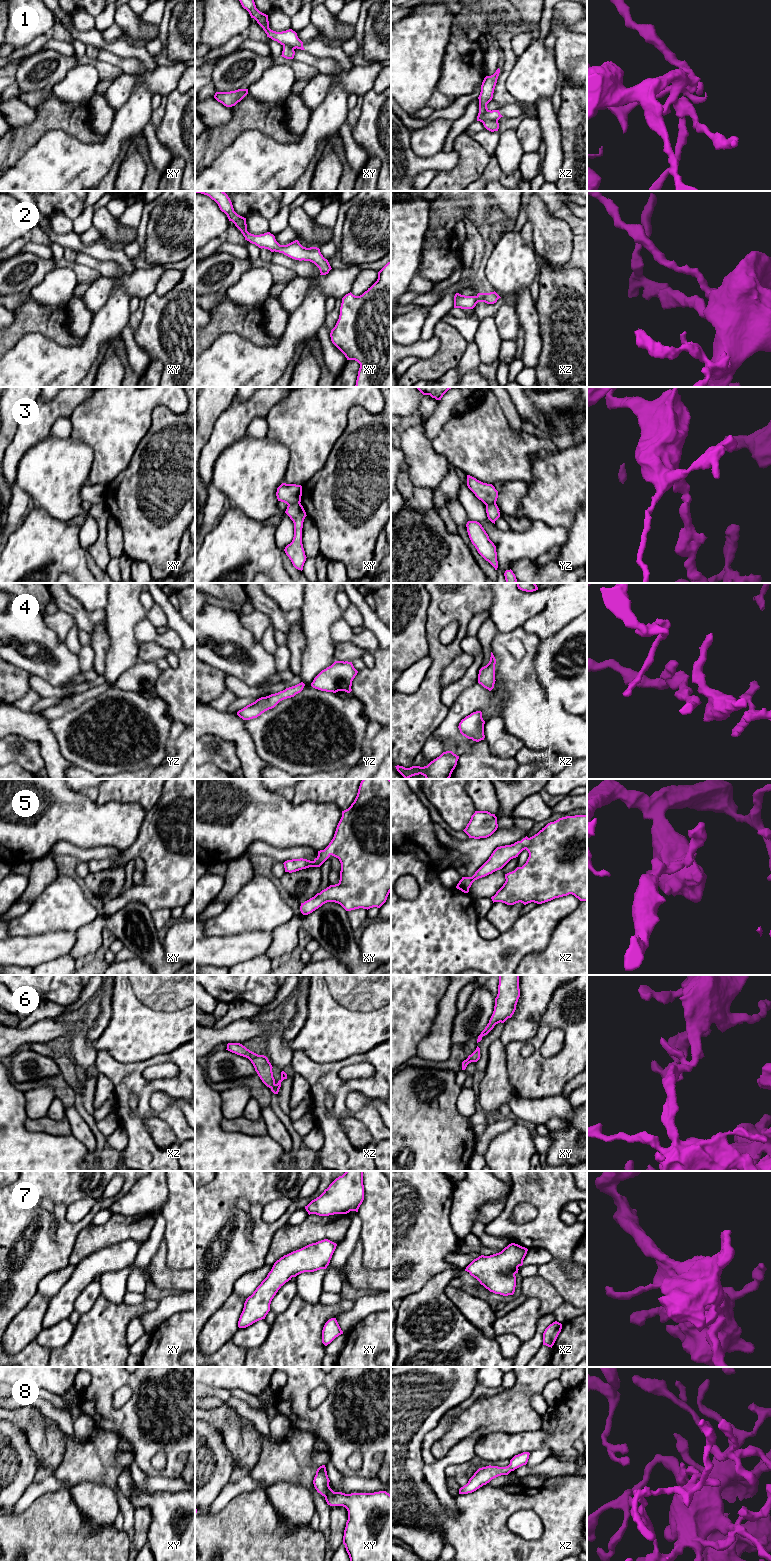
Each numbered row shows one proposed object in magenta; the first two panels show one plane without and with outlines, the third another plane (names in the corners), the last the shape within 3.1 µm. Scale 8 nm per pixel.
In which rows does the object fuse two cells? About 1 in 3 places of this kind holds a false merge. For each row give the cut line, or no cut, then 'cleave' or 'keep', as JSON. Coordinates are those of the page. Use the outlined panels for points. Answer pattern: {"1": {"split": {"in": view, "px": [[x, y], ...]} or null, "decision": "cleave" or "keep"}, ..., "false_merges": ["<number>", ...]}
{"1": {"split": {"in": "xz", "px": [[483, 113], [485, 117], [497, 120]]}, "decision": "cleave"}, "2": {"split": null, "decision": "keep"}, "3": {"split": {"in": "xy", "px": [[299, 502], [288, 505]]}, "decision": "cleave"}, "4": {"split": null, "decision": "keep"}, "5": {"split": null, "decision": "keep"}, "6": {"split": null, "decision": "keep"}, "7": {"split": null, "decision": "keep"}, "8": {"split": null, "decision": "keep"}, "false_merges": ["1", "3"]}

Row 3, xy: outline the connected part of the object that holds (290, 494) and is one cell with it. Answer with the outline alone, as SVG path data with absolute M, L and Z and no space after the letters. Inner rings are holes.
M282 483L277 488L276 496L278 501L284 502L287 505L300 503L302 496L302 486Z

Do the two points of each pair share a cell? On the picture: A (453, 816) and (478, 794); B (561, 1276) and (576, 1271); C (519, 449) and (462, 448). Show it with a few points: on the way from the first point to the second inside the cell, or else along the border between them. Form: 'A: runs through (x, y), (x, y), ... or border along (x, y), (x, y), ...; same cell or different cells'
A: border along (465, 789), (477, 810); different cells
B: border along (551, 1257), (559, 1262), (572, 1279), (576, 1280); different cells
C: runs through (505, 449), (476, 448); same cell

